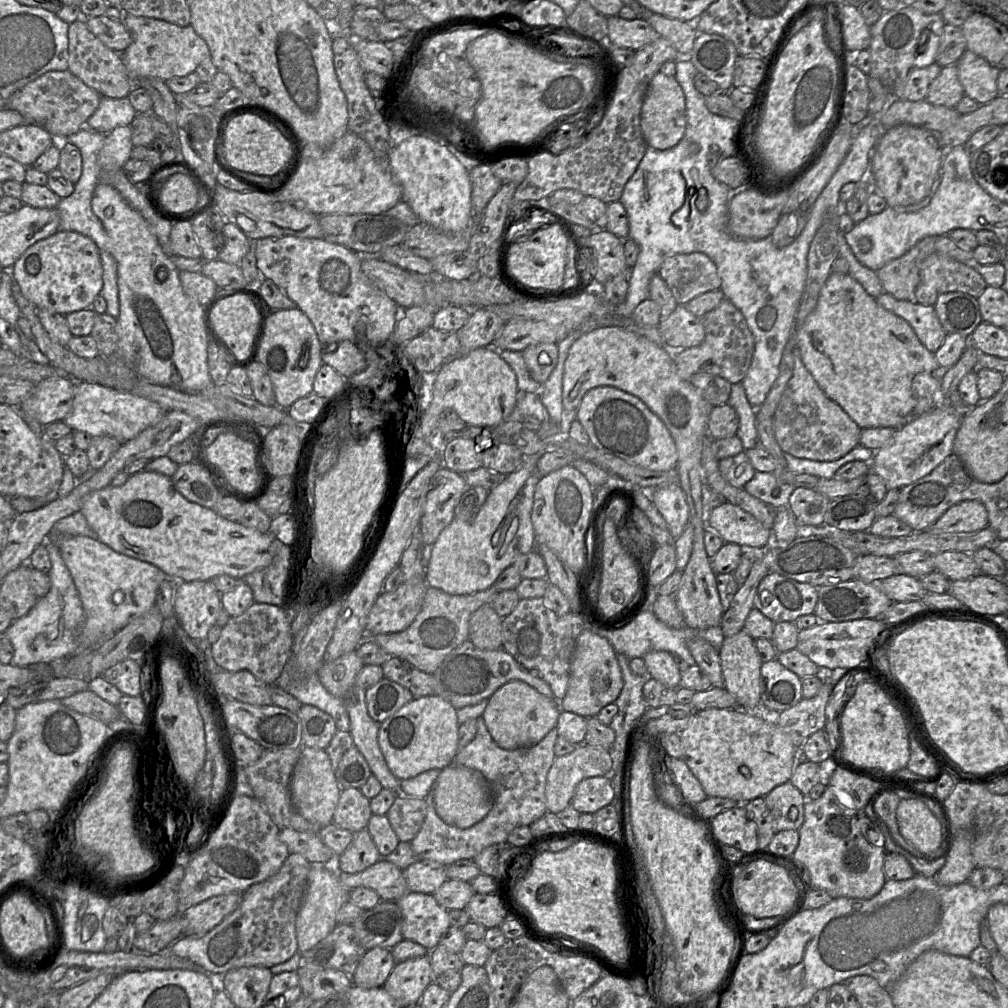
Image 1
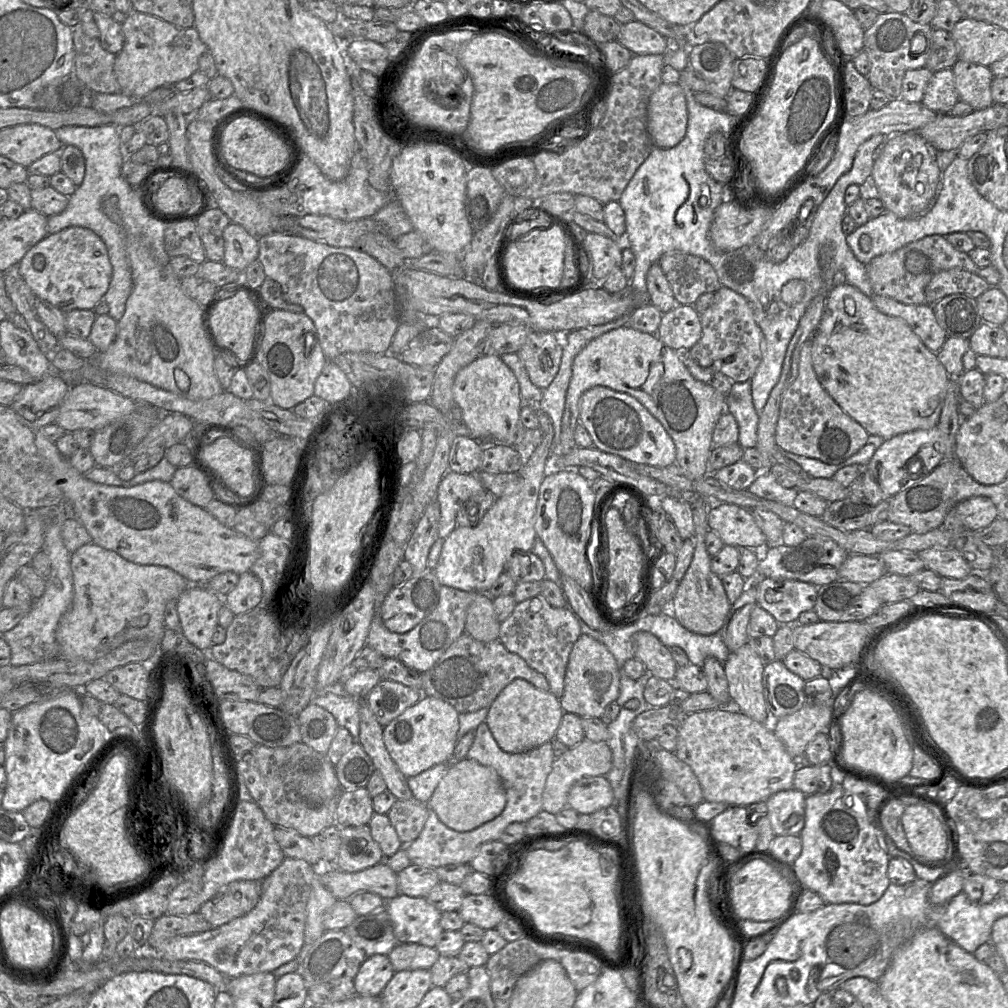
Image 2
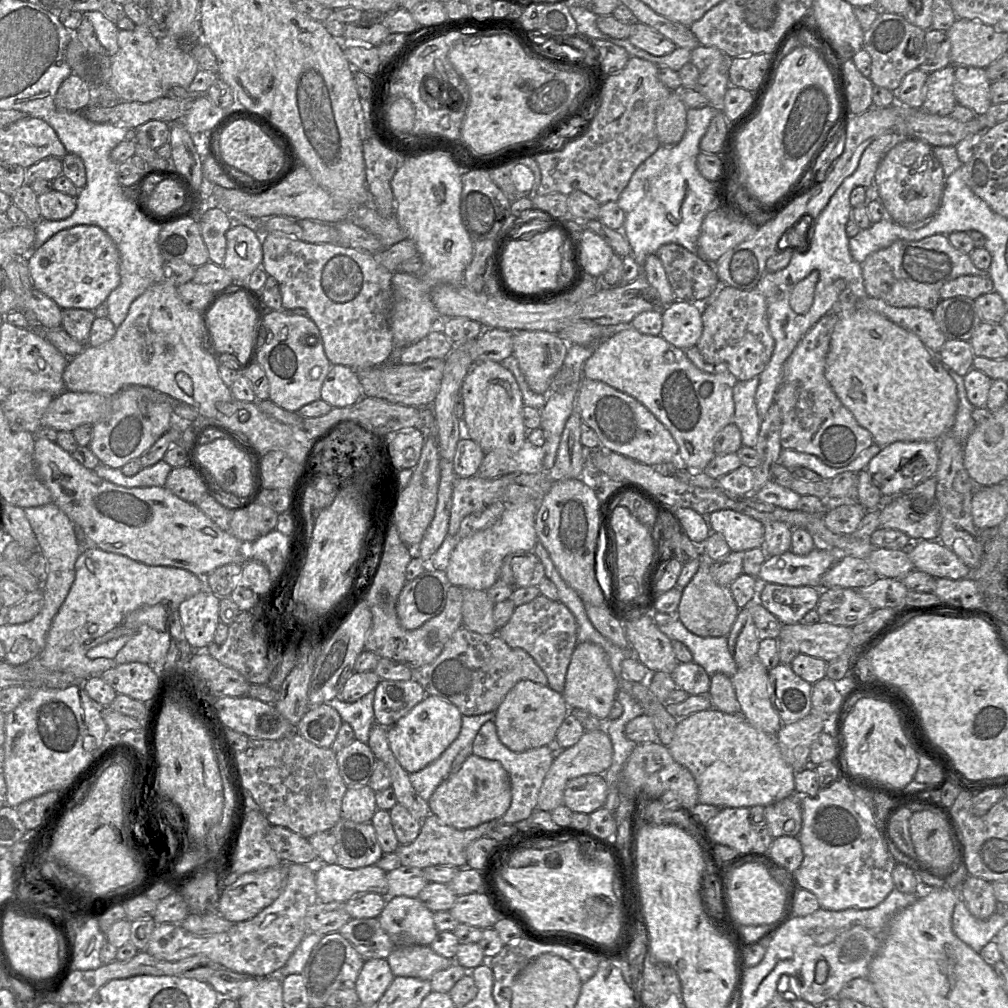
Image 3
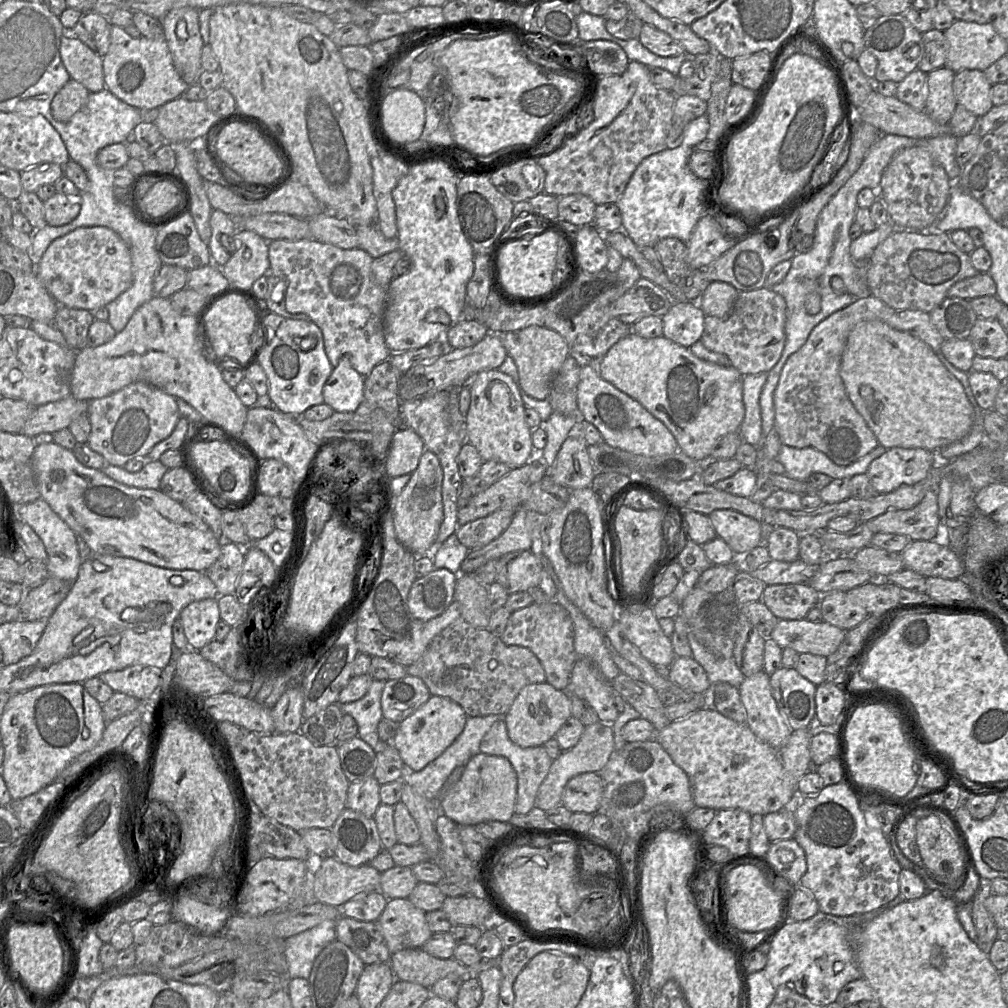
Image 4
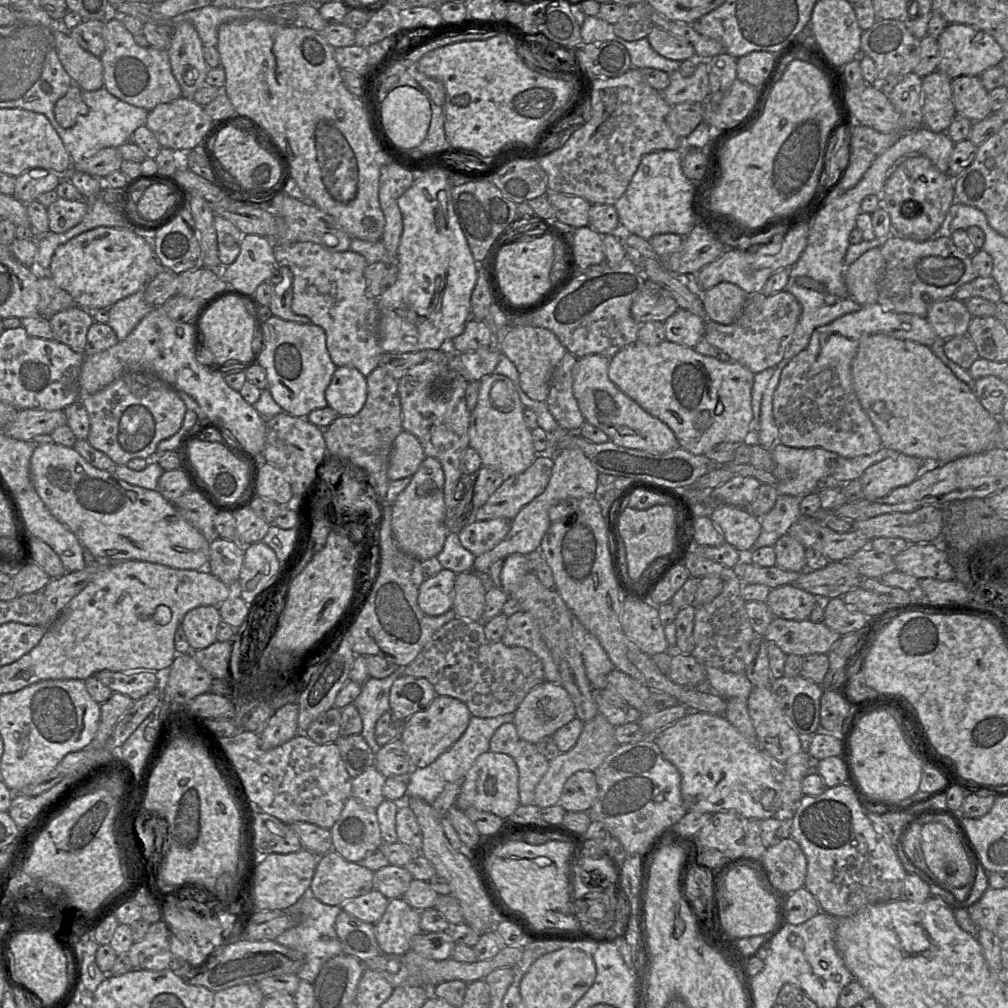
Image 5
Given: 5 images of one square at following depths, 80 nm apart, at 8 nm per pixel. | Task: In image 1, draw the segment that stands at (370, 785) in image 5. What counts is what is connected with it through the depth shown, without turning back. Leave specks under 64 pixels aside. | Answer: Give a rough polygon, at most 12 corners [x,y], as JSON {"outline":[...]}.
{"outline":[[342,789],[333,823],[352,833],[367,828],[370,800]]}

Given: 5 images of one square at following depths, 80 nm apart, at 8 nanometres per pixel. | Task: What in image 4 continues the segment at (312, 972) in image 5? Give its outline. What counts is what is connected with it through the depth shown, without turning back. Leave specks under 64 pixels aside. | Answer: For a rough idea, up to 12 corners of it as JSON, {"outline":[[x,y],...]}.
{"outline":[[325,920],[285,939],[286,979],[308,979],[317,955],[336,939]]}

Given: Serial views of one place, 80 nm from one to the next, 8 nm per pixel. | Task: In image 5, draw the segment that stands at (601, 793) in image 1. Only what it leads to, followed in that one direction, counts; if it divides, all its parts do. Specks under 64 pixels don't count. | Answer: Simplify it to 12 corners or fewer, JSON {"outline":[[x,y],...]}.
{"outline":[[578,771],[564,784],[558,804],[587,812],[598,795],[593,771]]}

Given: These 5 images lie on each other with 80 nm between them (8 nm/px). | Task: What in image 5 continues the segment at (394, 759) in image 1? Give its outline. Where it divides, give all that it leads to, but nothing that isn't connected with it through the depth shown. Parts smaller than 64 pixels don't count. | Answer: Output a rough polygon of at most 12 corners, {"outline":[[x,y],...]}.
{"outline":[[438,695],[404,722],[412,769],[430,765],[465,732],[464,702]]}

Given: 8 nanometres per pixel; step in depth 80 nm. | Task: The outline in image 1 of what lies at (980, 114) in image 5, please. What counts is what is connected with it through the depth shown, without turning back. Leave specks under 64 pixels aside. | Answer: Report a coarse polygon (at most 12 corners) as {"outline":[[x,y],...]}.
{"outline":[[965,51],[956,64],[964,95],[979,105],[998,96],[999,69]]}

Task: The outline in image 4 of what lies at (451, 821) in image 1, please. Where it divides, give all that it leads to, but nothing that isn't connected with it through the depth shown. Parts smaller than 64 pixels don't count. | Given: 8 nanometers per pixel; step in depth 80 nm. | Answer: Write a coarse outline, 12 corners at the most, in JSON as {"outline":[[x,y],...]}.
{"outline":[[478,753],[436,801],[459,826],[509,822],[517,774]]}

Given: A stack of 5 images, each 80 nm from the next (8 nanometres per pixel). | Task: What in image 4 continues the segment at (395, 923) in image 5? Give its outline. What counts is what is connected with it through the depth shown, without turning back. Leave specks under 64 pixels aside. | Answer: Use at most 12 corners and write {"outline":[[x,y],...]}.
{"outline":[[408,898],[388,899],[377,923],[391,955],[433,934]]}

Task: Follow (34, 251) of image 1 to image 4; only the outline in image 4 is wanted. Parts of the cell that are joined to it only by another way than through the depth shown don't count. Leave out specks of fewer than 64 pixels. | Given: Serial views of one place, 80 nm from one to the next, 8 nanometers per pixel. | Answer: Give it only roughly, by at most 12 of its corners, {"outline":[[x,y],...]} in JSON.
{"outline":[[79,227],[35,274],[59,306],[98,310],[131,286],[128,245]]}

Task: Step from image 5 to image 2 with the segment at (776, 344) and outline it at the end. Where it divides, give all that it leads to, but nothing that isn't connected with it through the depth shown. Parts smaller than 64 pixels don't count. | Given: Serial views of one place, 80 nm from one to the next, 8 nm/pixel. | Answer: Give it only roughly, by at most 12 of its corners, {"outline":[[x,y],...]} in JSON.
{"outline":[[721,286],[689,354],[733,383],[765,350],[753,308]]}

